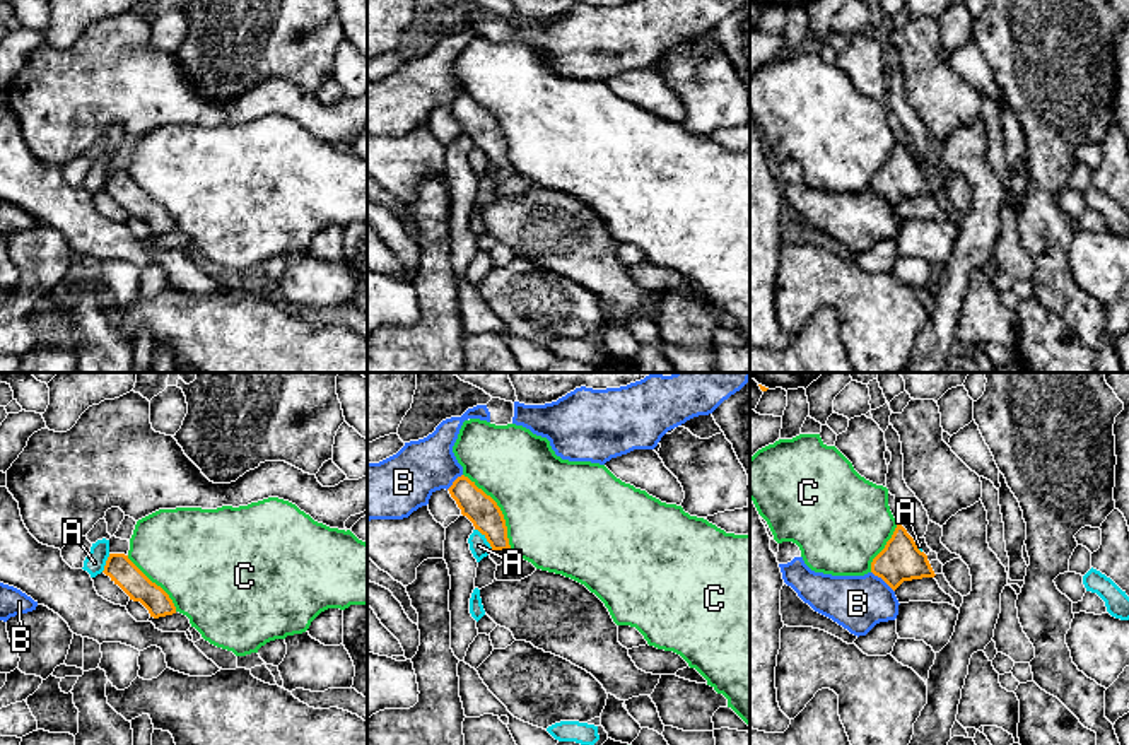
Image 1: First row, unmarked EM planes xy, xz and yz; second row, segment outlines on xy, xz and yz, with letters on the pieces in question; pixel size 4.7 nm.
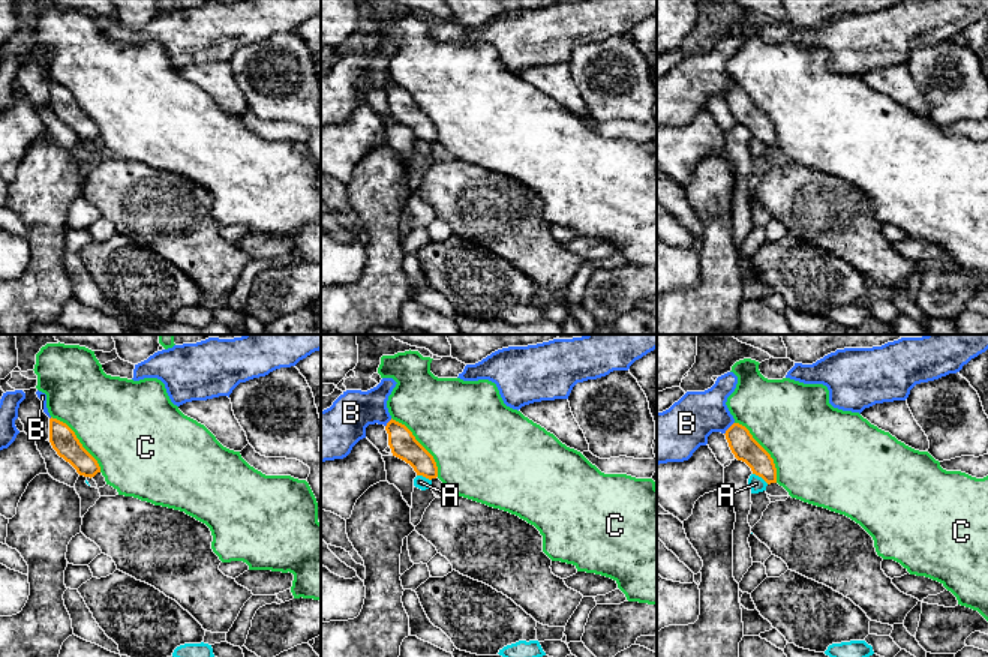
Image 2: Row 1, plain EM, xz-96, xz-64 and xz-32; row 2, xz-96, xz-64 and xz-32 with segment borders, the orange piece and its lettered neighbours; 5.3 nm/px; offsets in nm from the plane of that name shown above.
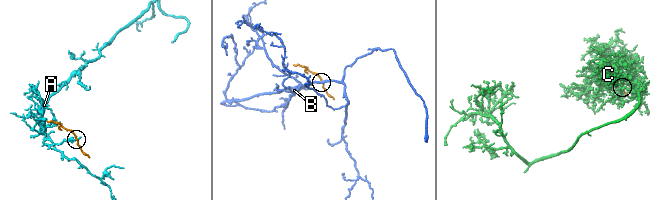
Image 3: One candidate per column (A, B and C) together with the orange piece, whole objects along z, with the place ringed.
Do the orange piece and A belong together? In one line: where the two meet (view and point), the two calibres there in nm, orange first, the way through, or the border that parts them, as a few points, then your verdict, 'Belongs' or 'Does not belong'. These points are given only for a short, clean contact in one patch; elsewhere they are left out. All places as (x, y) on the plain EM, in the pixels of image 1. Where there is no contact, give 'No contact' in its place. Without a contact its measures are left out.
Touches orange at xz (485, 154). Thickness 150 nm (orange) against 90 nm. Boundary: xz (475, 146), (492, 166). Does not belong

